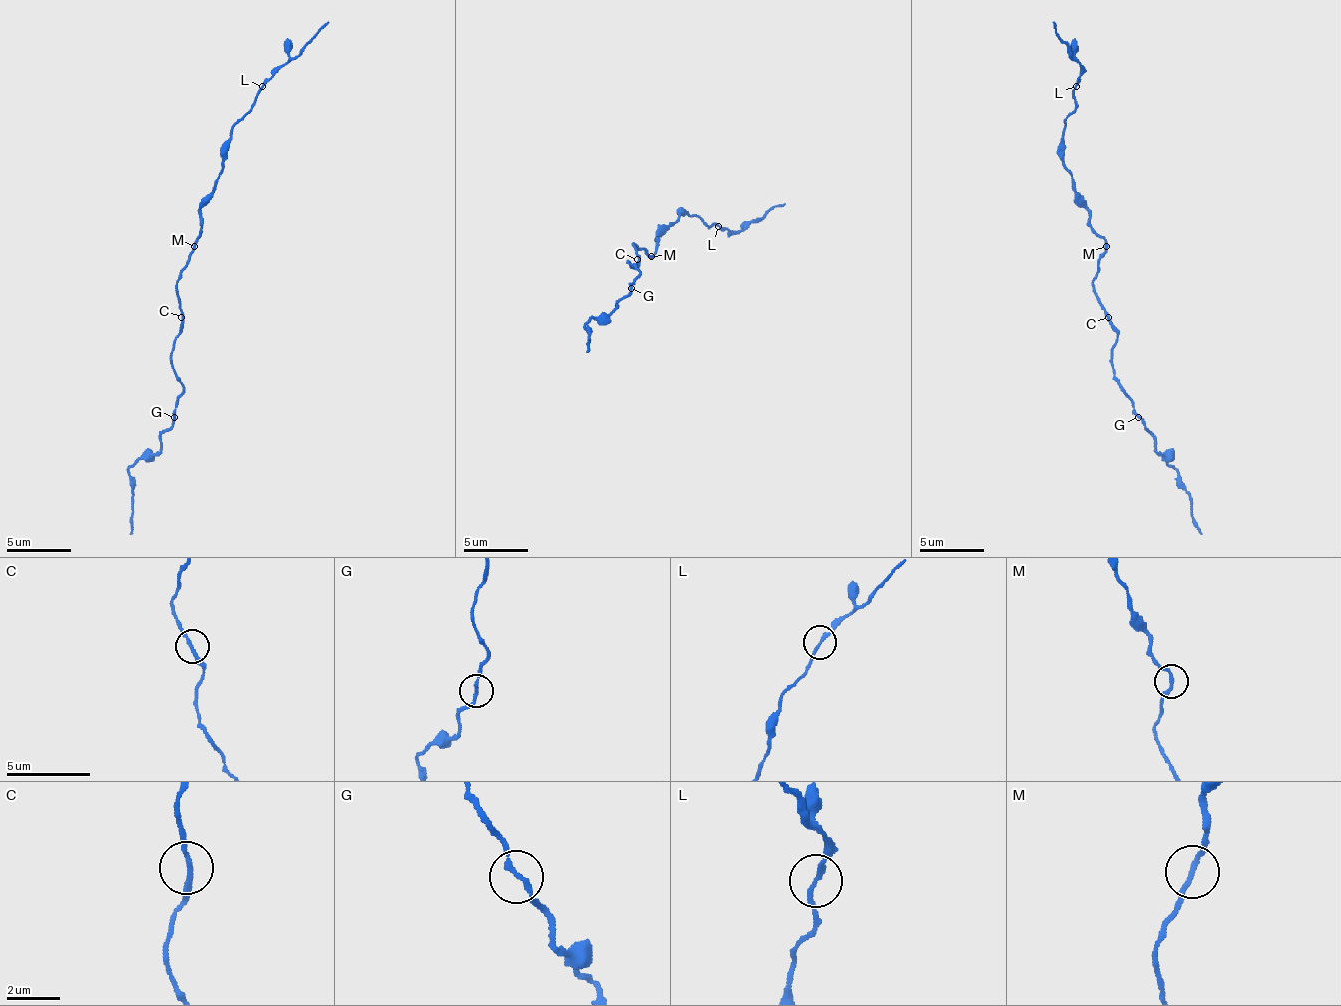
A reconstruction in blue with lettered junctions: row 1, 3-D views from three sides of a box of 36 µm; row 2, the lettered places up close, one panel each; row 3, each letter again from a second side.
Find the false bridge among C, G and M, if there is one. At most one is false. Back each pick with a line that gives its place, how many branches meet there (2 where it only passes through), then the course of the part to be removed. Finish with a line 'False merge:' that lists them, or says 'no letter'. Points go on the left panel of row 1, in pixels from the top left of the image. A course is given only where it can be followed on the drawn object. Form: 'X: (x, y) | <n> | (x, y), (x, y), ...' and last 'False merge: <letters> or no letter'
M: (194, 246) | 2 | (194, 245), (200, 222), (200, 206), (226, 160), (229, 128), (249, 108), (255, 92), (327, 21)
False merge: M

